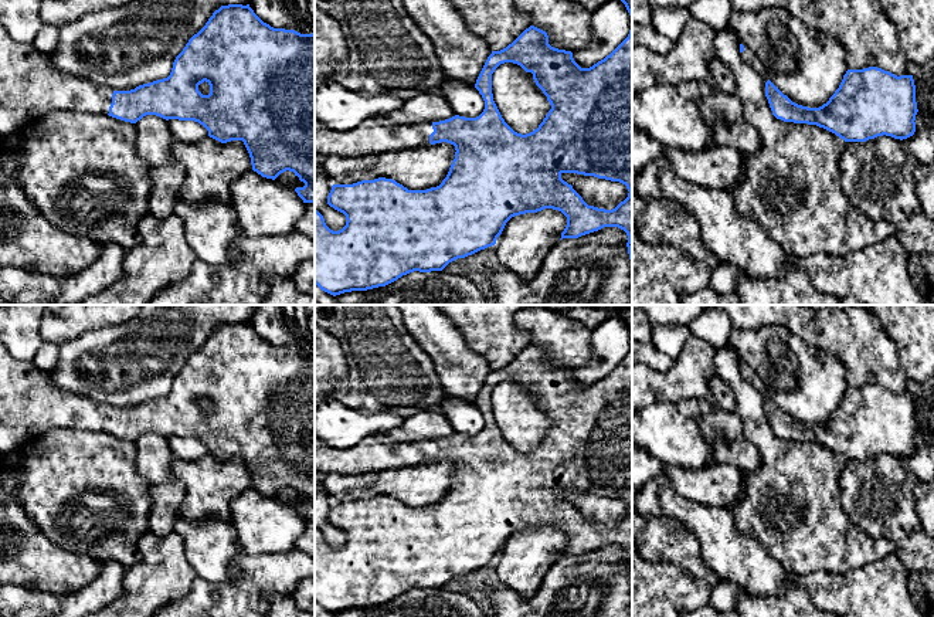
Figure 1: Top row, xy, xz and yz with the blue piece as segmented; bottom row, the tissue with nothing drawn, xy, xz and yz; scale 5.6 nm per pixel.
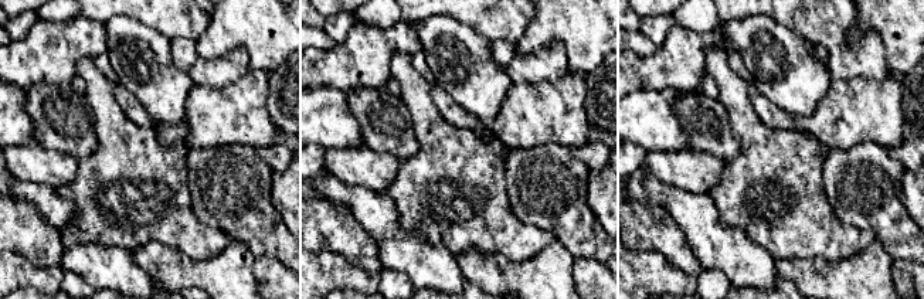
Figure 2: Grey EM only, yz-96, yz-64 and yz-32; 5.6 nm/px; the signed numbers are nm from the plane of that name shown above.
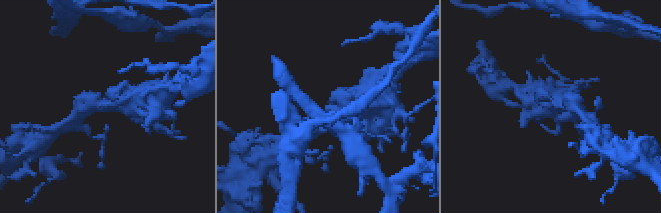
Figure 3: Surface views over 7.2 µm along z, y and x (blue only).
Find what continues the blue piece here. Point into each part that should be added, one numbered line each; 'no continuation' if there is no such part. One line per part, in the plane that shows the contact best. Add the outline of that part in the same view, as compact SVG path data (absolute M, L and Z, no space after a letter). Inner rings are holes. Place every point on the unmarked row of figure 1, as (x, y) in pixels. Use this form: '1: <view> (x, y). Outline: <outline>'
1: xy (30, 402). Outline: M0 342L0 452L20 450L28 441L57 427L109 431L113 408L60 389L51 370L20 362Z

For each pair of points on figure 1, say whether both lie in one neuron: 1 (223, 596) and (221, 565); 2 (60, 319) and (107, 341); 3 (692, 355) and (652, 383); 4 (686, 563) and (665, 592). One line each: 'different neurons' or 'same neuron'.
1: different neurons
2: different neurons
3: same neuron
4: different neurons

